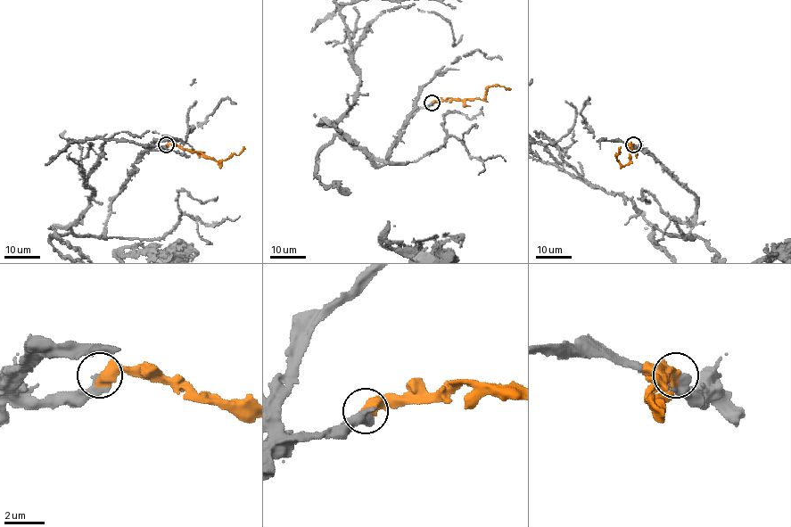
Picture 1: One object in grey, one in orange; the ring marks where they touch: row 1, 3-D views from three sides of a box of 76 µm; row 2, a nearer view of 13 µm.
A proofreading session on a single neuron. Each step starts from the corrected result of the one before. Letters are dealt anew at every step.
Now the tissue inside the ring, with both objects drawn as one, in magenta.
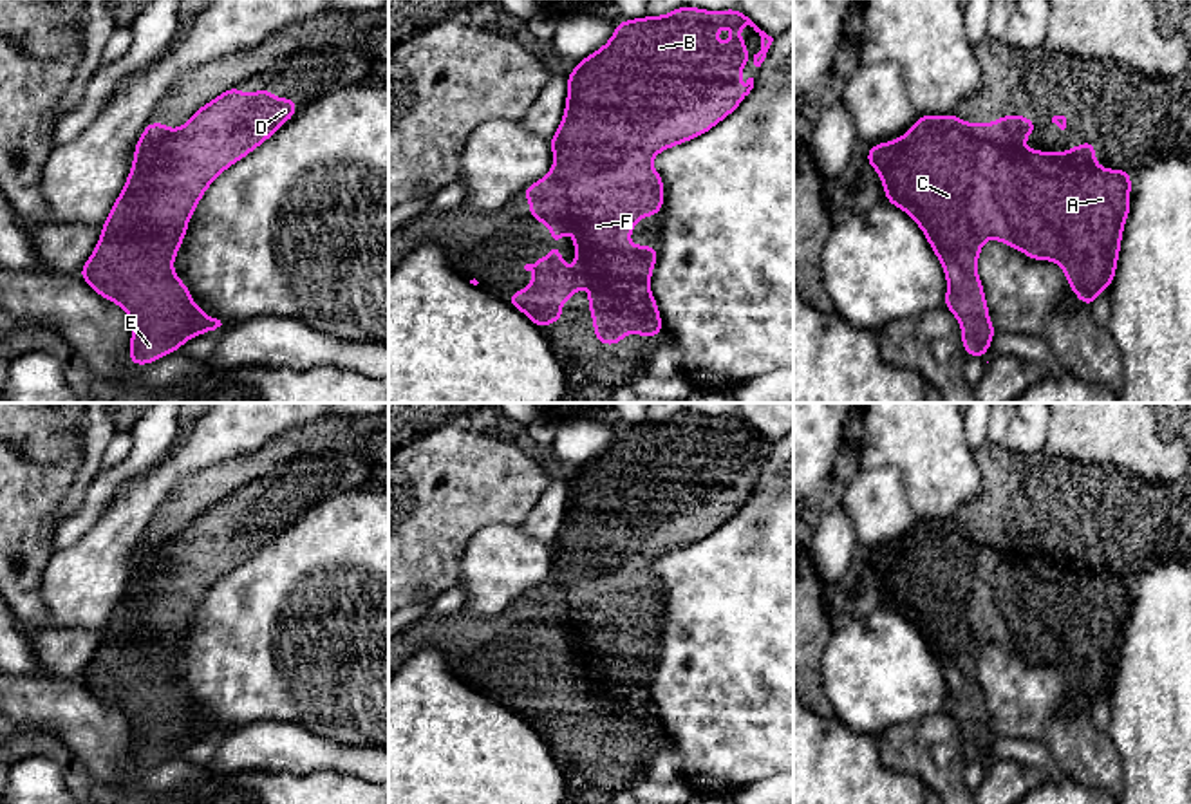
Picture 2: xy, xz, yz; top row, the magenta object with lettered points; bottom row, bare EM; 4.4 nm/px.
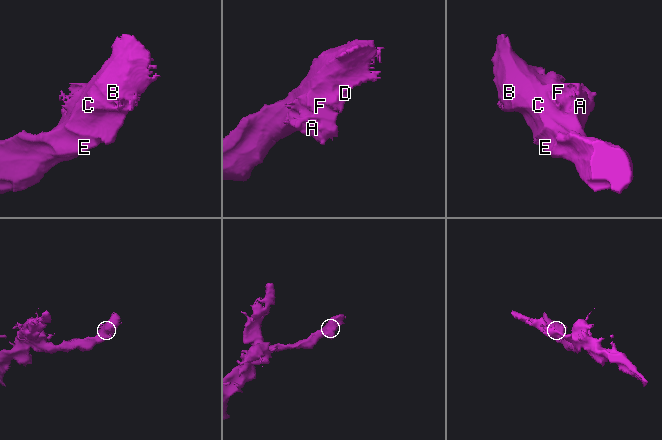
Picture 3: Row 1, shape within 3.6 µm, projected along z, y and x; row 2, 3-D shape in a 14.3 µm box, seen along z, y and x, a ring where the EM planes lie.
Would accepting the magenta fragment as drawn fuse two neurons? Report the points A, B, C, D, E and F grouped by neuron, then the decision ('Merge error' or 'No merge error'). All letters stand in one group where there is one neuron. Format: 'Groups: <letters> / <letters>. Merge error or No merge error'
Groups: A B C D E F. No merge error

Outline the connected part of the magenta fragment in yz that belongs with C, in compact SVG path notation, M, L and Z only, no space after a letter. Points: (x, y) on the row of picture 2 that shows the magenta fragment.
M918 114L914 126L902 137L869 145L867 150L866 164L877 168L887 204L898 206L920 226L945 271L949 287L943 307L960 322L967 356L985 358L998 332L990 323L985 291L978 276L978 257L985 240L994 237L1032 260L1061 264L1074 294L1090 309L1115 278L1121 238L1131 208L1131 173L1099 166L1093 139L1075 145L1068 152L1027 150L1023 141L1037 125L1019 114L999 116L996 123L963 123L956 114L943 117Z

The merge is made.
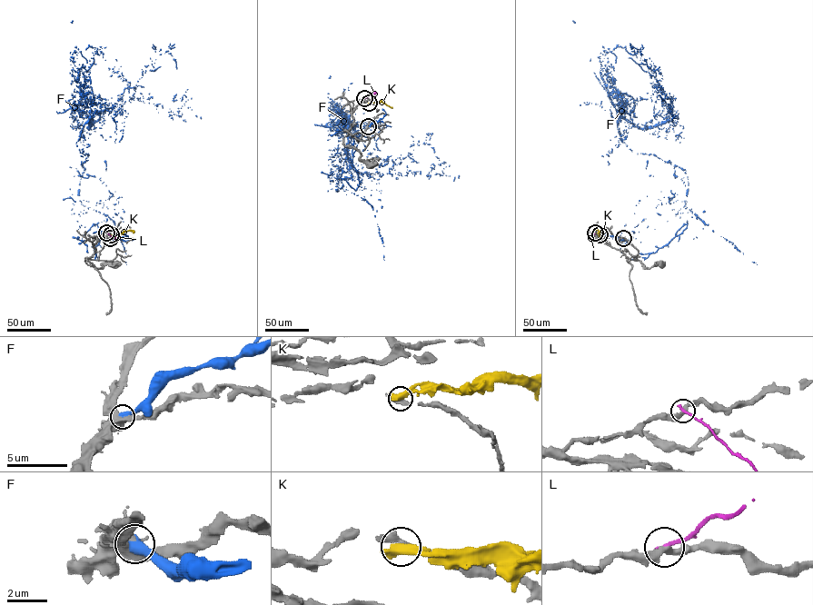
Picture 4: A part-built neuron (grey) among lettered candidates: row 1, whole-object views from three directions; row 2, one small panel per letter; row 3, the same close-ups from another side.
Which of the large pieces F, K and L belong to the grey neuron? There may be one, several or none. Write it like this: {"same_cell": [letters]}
{"same_cell": []}

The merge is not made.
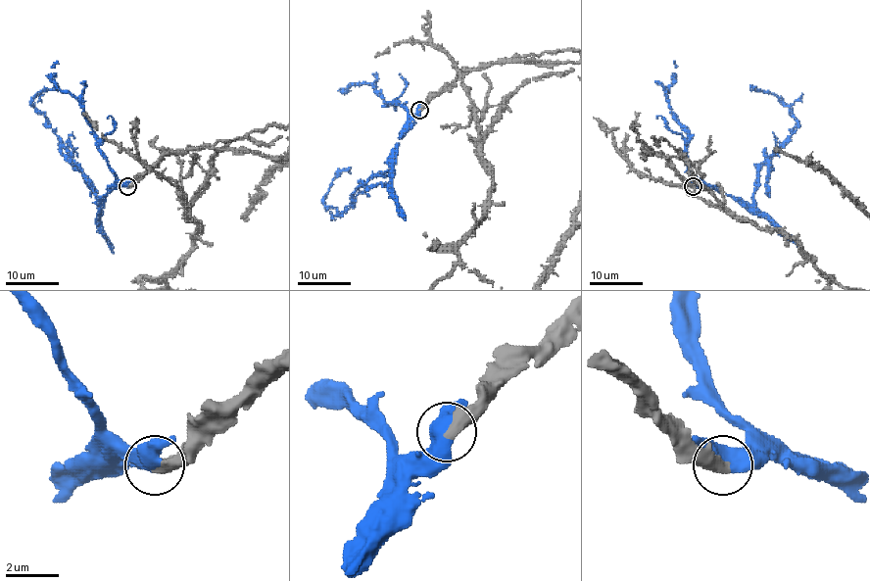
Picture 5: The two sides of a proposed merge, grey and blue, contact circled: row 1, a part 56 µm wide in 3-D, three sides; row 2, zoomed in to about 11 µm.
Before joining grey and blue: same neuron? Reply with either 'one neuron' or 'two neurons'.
one neuron

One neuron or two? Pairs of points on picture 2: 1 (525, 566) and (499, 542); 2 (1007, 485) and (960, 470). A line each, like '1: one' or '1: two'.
1: one
2: two

